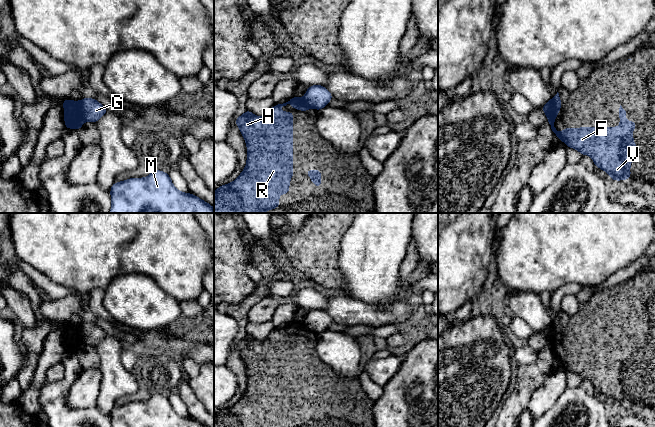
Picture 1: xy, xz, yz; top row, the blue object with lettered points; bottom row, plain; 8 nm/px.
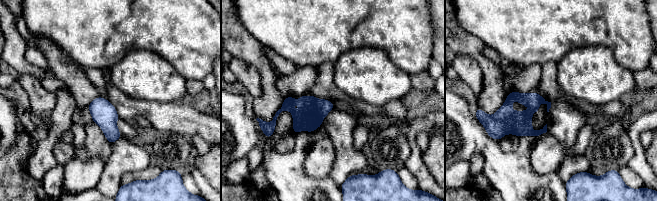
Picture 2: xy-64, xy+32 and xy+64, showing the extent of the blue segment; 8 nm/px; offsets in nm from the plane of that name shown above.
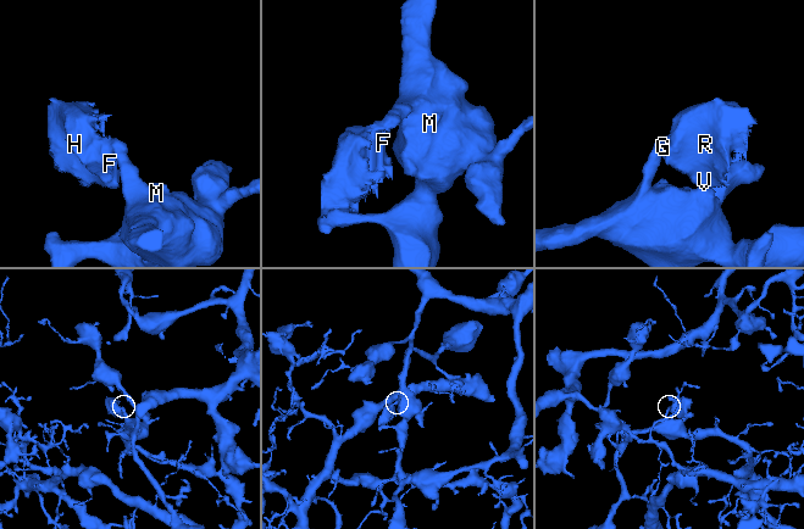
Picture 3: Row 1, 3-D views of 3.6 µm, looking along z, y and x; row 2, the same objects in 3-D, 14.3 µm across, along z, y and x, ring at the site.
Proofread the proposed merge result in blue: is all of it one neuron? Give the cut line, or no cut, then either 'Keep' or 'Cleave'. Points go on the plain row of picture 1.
Split along xy (79, 325), (82, 340), (85, 344). Cleave

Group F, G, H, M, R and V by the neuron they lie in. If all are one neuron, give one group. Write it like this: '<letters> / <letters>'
F H R V / G M

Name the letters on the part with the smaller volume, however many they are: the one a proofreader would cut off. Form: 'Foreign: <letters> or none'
Foreign: F, H, R, V

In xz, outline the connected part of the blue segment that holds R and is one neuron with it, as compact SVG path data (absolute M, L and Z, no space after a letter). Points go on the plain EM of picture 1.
M294 320L286 327L273 330L264 341L246 334L236 342L235 348L247 369L246 390L235 405L217 412L214 427L279 427L279 419L289 417L293 401L293 337L280 335L287 328L304 336L311 332L304 322Z

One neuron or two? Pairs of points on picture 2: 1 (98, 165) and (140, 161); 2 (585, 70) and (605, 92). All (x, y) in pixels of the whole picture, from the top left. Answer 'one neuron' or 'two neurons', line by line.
1: two neurons
2: one neuron

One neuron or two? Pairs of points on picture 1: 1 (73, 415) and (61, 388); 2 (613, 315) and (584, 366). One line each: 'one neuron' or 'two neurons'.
1: one neuron
2: one neuron

